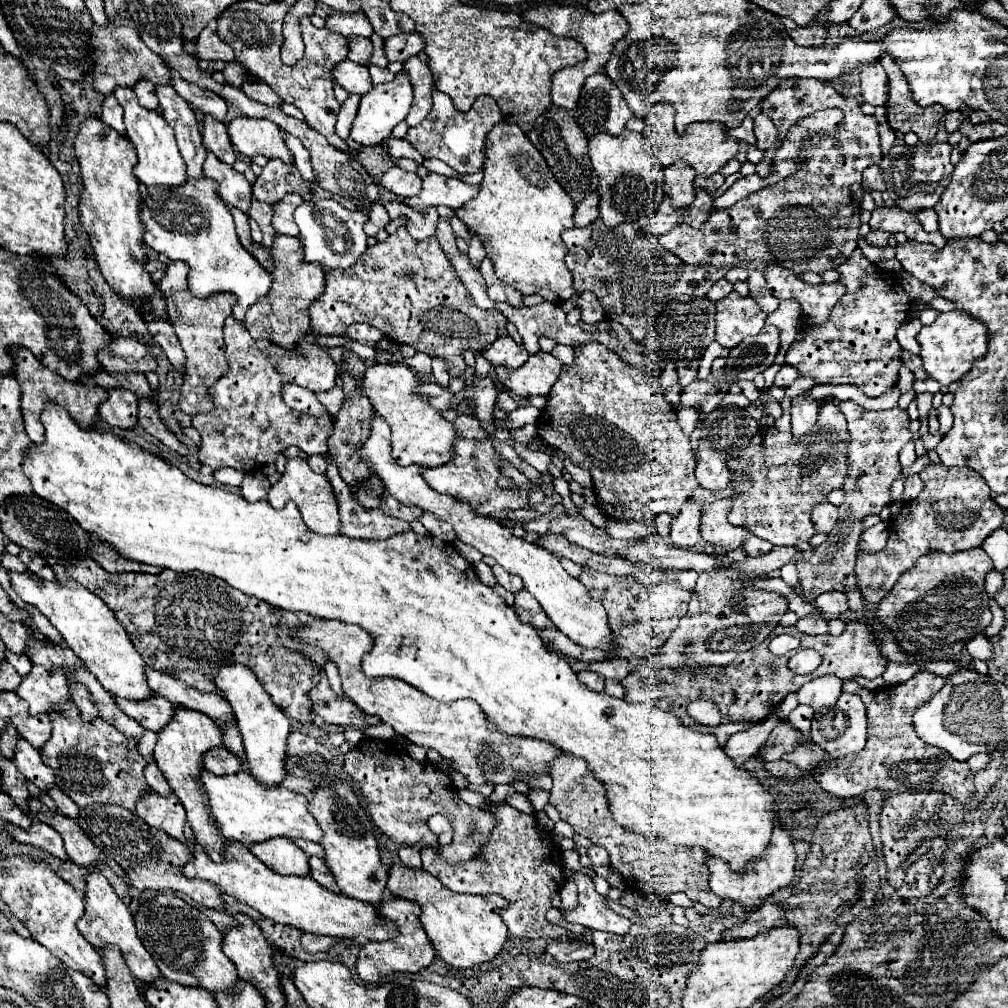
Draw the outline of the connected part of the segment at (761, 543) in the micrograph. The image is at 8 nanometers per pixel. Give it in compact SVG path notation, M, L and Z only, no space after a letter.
M749 534L749 540L747 540L747 546L745 546L745 552L749 554L749 556L763 556L763 554L769 554L771 552L771 544L767 544L765 540L761 540L761 538L757 538L757 536L753 536L753 534Z

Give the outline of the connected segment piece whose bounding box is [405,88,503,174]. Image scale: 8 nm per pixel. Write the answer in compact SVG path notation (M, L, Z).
M433 88L433 106L429 116L419 126L409 128L405 140L411 142L423 158L439 158L459 174L473 174L483 168L487 158L487 134L497 122L501 122L501 118L503 114L491 96L479 96L469 112L459 112L449 96Z

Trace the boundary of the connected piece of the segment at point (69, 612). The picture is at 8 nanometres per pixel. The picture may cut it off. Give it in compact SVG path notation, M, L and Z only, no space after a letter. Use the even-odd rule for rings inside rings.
M9 574L15 592L31 606L35 606L47 620L59 630L67 646L85 662L87 670L95 674L101 686L117 698L125 700L149 700L155 692L147 684L145 660L133 646L125 626L115 618L113 610L97 598L91 590L77 586L77 582L61 584L49 580L33 580L27 574Z

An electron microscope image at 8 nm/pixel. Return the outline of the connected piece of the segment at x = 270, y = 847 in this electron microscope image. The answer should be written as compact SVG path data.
M275 838L249 846L249 850L271 870L281 876L309 876L309 862L305 852L289 838Z

